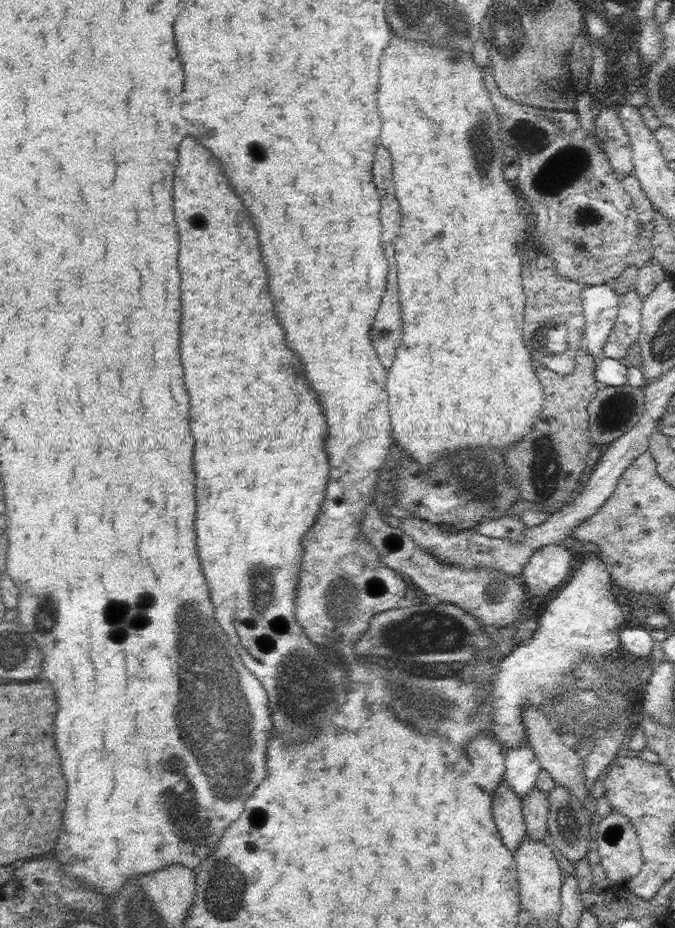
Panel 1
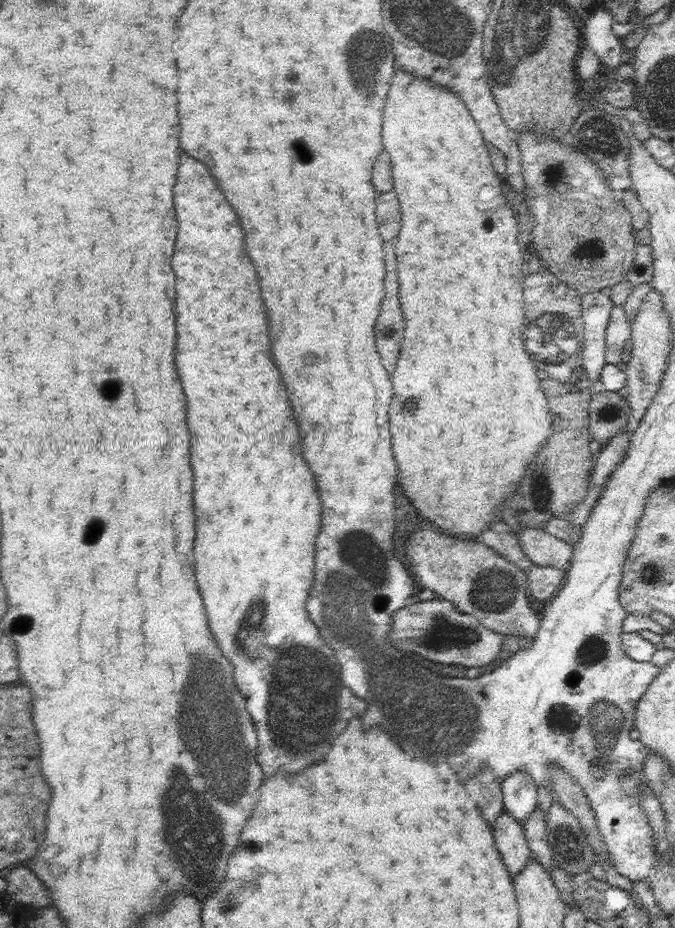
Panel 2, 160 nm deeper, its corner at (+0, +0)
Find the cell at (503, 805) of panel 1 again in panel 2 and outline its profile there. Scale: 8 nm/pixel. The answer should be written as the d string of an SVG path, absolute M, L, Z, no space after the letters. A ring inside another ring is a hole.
M503 809L501 815L496 819L496 823L492 825L492 828L494 828L493 836L496 848L498 849L504 864L507 866L510 876L514 878L515 882L515 878L524 870L524 868L526 868L526 863L535 858L534 853L530 850L528 841L526 840L523 824L518 823L518 820Z

